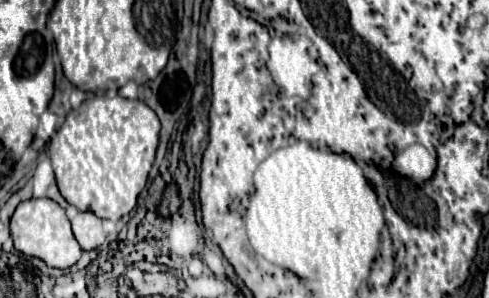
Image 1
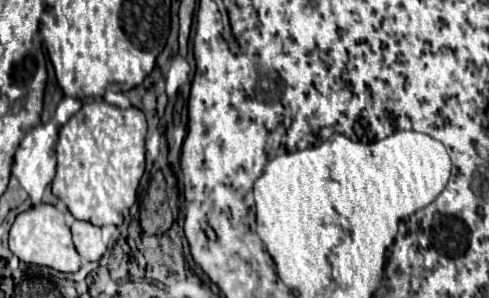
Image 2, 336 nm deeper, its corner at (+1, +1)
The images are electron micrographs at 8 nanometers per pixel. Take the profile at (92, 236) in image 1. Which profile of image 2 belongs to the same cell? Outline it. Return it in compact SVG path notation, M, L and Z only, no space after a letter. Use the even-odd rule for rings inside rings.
M76 220L72 226L72 238L78 254L84 260L100 260L100 256L106 252L106 244L102 242L100 228L90 224L90 222L80 222Z

